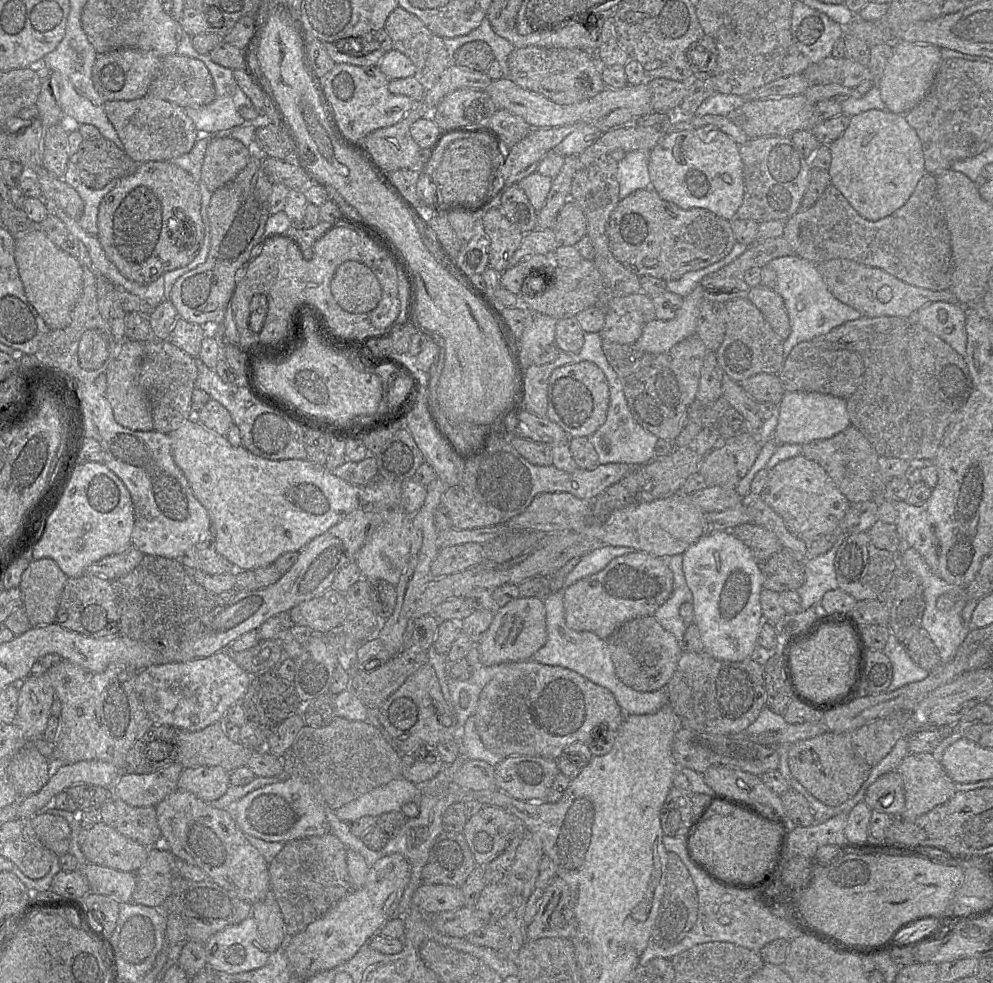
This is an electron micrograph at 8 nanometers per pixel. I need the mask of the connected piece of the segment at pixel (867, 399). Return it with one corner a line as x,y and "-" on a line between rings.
861,317
815,337
811,343
827,350
849,350
860,355
864,372
857,390
847,399
847,411
851,425
868,439
879,456
906,461
935,458
953,416
973,390
963,356
914,319
902,317

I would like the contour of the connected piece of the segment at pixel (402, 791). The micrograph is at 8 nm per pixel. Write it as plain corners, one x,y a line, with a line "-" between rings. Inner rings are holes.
399,777
345,804
335,813
341,821
353,823
364,816
378,817
387,812
401,811
404,804
418,801
419,797
420,786

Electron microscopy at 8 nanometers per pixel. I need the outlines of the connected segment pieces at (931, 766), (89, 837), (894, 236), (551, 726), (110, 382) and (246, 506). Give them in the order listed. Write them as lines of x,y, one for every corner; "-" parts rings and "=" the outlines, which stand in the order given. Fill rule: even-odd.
908,753
899,764
897,771
903,779
905,790
905,807
900,813
902,820
914,821
956,793
955,782
948,776
941,762
936,760
932,753
=
102,821
81,829
79,844
87,863
133,873
145,863
149,850
=
926,173
917,183
908,201
891,215
877,221
860,216
843,194
830,184
809,209
799,209
786,222
782,237
790,244
793,254
814,264
833,259
847,259
880,268
894,277
916,287
934,291
950,289
953,264
951,237
944,209
937,195
935,175
=
532,659
500,665
501,671
482,689
473,717
484,746
501,757
528,755
557,761
572,743
587,743
596,733
615,731
625,716
607,688
573,670
541,664
=
125,340
119,345
119,353
109,364
105,374
105,397
111,405
117,423
133,431
152,431
153,419
149,399
138,383
139,368
143,359
144,343
=
195,419
186,421
167,435
171,439
176,465
183,472
195,498
208,512
216,552
231,562
236,570
271,565
286,552
300,552
312,539
326,532
352,511
358,508
373,510
373,488
350,484
333,475
324,465
309,460
273,461
255,456
243,446
232,446
226,436
208,430

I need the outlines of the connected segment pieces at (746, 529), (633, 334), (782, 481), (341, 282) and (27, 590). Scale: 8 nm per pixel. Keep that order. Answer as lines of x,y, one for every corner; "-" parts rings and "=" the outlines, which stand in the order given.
755,523
741,524
731,531
750,549
757,562
764,562
782,548
774,533
=
606,311
605,323
600,336
605,340
619,344
634,344
642,334
645,322
638,311
618,314
=
802,454
779,462
769,469
760,493
764,502
783,520
785,527
806,542
830,532
837,532
850,503
825,469
=
355,260
345,261
337,267
330,290
343,310
355,314
369,314
382,296
376,275
368,266
=
51,558
32,560
21,576
19,589
32,627
55,621
59,599
68,577

